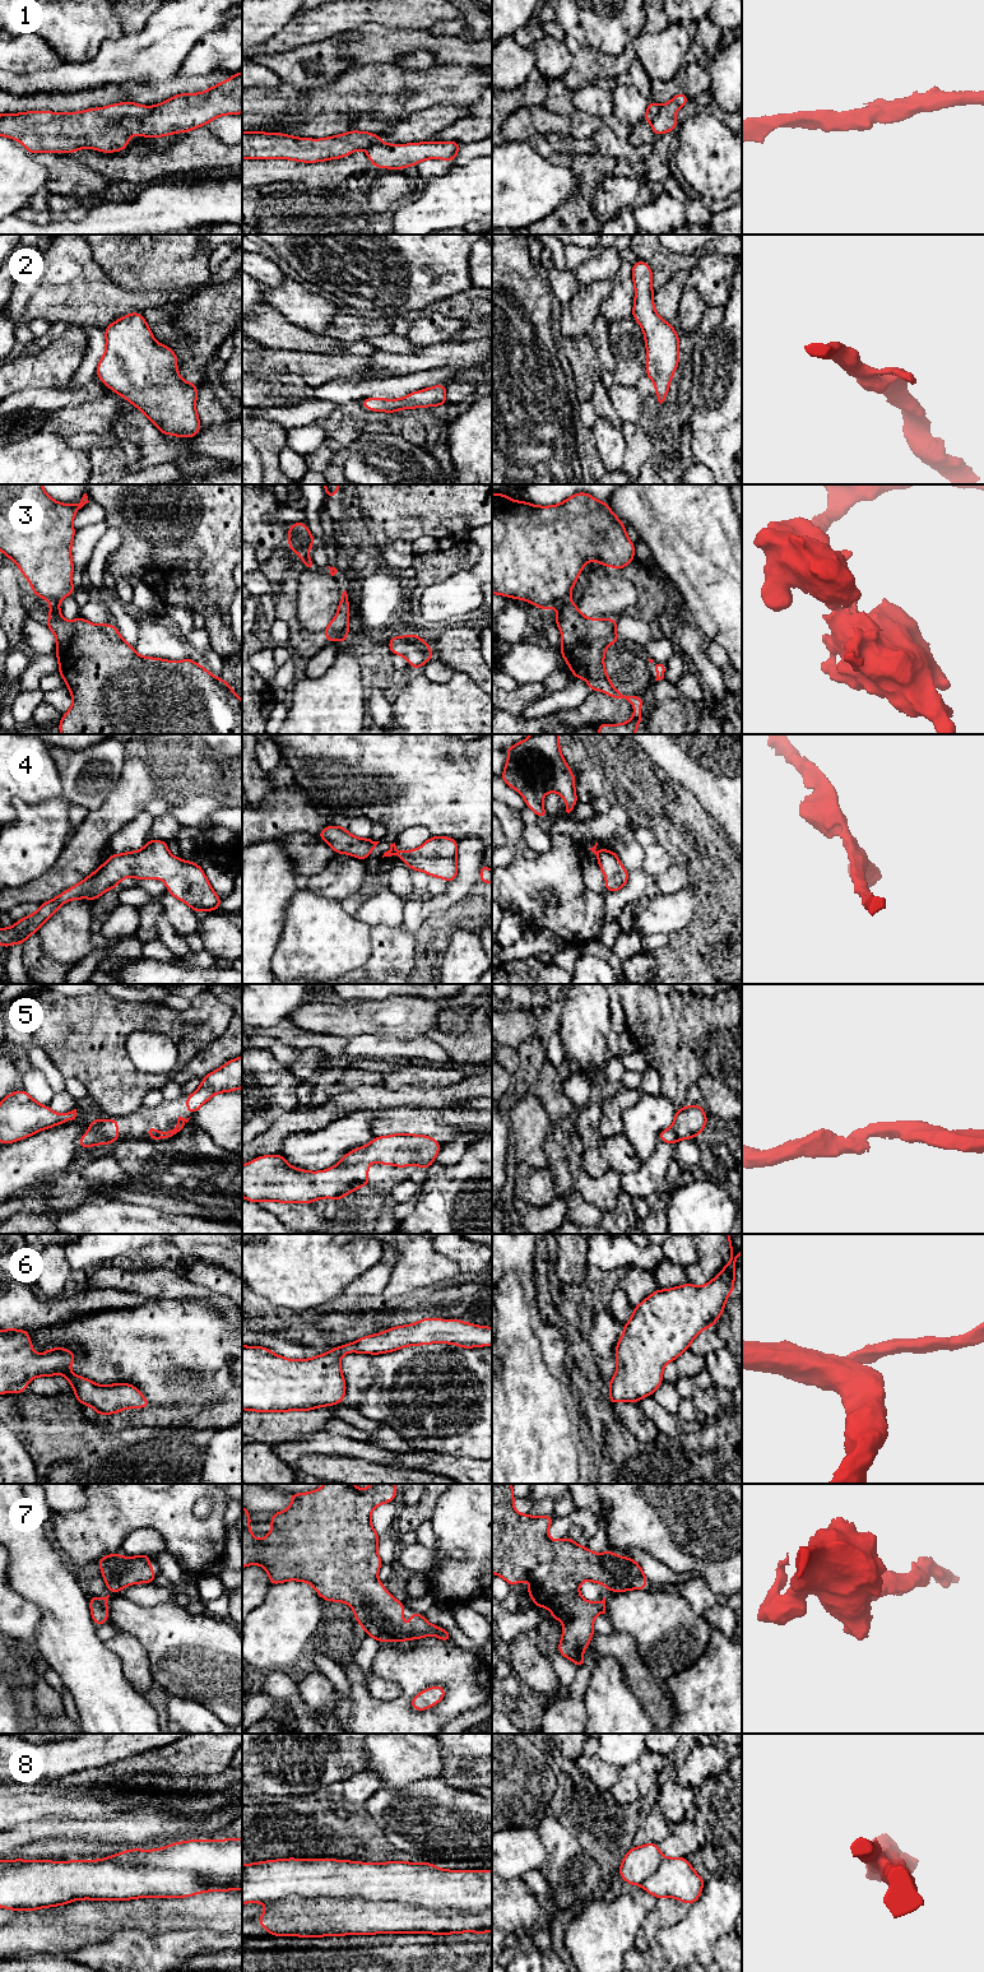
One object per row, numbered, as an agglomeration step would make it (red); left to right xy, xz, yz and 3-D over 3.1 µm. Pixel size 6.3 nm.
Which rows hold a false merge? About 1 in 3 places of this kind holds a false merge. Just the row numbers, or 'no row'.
1, 3, 8

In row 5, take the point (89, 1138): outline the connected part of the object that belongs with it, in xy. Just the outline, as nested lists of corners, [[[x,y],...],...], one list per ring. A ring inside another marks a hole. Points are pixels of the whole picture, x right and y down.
[[[92,1119],[89,1131],[79,1140],[79,1147],[88,1149],[94,1145],[108,1145],[121,1140],[117,1132],[119,1124],[120,1122],[117,1119]]]

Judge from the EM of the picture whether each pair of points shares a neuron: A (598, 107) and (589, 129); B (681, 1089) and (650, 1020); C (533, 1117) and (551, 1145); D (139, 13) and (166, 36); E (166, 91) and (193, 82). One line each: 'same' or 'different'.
A: different
B: same
C: different
D: different
E: same

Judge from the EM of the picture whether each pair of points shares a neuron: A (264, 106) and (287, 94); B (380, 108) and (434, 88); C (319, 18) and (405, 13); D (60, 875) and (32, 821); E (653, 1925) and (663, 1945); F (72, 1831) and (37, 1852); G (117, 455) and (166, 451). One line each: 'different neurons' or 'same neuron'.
A: same neuron
B: same neuron
C: same neuron
D: different neurons
E: different neurons
F: different neurons
G: same neuron

